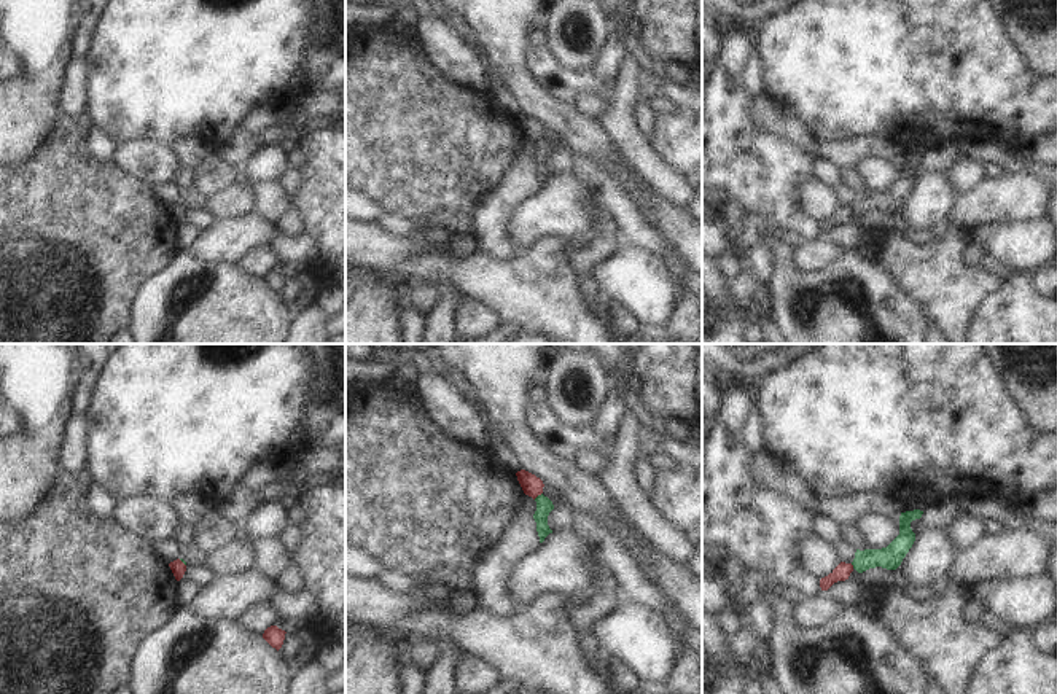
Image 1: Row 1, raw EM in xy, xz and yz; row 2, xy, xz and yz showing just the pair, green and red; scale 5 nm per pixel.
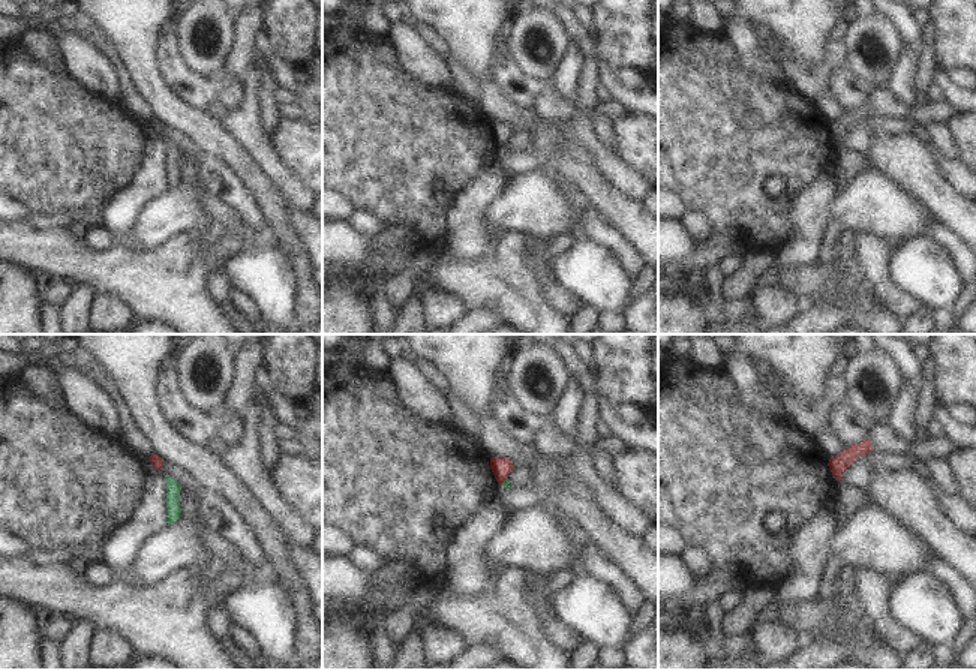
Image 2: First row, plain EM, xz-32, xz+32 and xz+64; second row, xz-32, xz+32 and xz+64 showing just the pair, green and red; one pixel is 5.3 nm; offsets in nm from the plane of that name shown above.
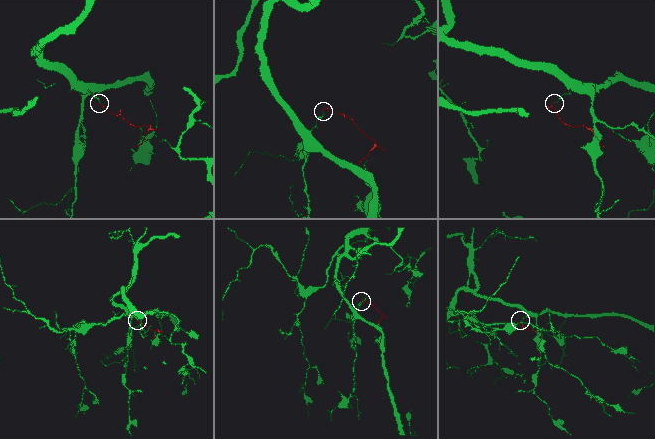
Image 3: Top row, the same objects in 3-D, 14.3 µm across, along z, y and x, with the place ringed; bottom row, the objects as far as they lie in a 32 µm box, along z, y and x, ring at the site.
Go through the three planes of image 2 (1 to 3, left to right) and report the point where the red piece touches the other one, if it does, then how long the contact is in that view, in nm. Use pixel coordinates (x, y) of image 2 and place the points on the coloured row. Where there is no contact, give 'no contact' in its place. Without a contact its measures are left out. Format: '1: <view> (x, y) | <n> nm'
1: no contact
2: xz+32 (504, 481) | 50 nm
3: no contact

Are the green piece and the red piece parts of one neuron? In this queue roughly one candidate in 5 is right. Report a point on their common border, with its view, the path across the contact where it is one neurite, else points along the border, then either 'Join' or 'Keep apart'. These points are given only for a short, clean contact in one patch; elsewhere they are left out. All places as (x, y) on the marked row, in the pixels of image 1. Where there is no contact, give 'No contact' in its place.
Touches green at xz (538, 495). Boundary: xz (542, 492), (534, 499). Keep apart

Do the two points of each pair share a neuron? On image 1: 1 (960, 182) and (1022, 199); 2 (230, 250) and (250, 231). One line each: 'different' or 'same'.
1: different
2: same

